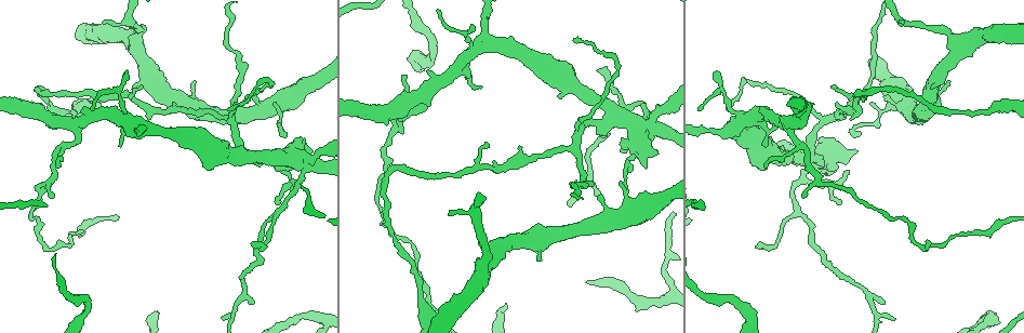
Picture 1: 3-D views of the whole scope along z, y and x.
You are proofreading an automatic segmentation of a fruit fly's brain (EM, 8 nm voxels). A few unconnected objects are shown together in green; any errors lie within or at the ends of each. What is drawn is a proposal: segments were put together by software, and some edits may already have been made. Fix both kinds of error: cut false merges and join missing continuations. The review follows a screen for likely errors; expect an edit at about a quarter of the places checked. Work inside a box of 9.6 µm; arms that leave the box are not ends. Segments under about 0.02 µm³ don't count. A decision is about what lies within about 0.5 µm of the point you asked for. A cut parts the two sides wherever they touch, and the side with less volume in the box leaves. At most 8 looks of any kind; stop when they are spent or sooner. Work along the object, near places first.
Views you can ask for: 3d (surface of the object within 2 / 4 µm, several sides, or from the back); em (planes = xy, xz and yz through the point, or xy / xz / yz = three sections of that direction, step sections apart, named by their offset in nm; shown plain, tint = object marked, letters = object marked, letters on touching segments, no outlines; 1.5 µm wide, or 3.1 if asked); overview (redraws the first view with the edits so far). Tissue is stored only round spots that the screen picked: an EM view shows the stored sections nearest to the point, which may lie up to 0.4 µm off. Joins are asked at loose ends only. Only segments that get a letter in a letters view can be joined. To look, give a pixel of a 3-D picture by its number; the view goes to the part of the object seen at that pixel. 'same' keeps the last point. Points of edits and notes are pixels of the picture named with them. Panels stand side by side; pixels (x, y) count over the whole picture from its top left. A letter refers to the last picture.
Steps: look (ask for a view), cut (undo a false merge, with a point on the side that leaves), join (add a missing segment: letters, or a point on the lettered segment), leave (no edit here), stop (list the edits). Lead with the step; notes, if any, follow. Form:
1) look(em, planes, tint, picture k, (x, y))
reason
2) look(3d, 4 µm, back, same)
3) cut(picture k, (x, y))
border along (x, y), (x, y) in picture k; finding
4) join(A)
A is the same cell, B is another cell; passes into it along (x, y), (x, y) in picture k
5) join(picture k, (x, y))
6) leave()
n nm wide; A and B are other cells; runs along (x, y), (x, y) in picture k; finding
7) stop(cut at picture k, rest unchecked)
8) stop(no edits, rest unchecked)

look(3d, 2 µm, picture 1, (421, 300))
sudden change in width

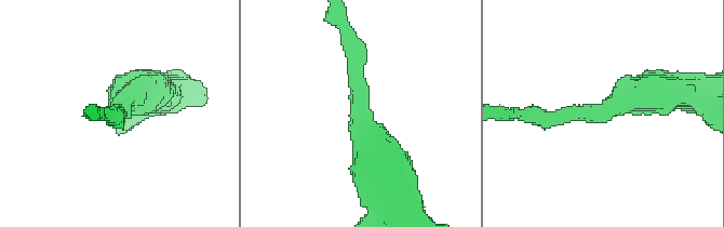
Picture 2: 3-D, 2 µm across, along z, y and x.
look(em, planes, tint, picture 2, (124, 108))
now the EM

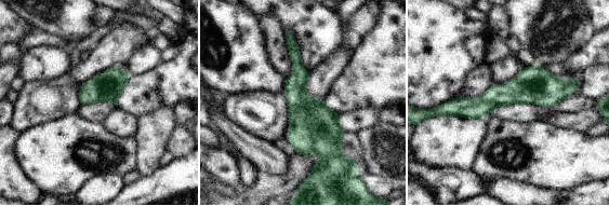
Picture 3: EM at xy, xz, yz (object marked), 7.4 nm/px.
look(em, planes, letters, same)
what lies round it

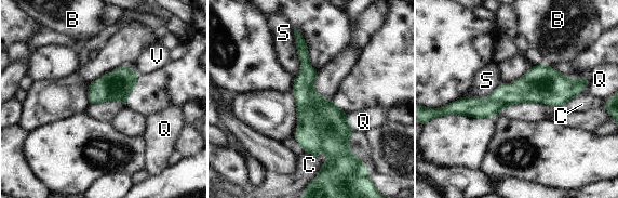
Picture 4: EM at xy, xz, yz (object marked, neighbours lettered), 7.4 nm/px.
leave()
B, C, Q, S and V are other cells; border along (293, 29), (300, 63), (296, 75) in picture 4; one neuron here

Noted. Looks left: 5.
look(3d, 2 µm, picture 1, (818, 139))
thick end

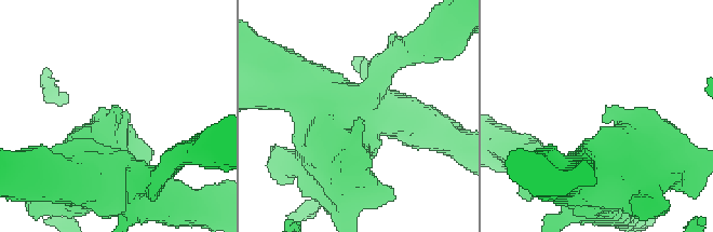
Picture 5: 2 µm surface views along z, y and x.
look(em, planes, letters, picture 5, (111, 108))

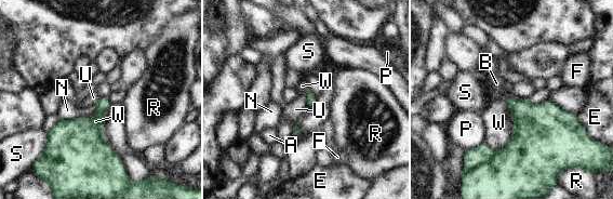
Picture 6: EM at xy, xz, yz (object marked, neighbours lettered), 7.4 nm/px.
cut(picture 6, (475, 157))
A, B, E, F, N, P, R, S, U and W are other cells; border along (494, 153), (489, 160), (478, 166) in picture 6; a second neuron is stuck on

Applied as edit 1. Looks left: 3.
look(overview)
redraw

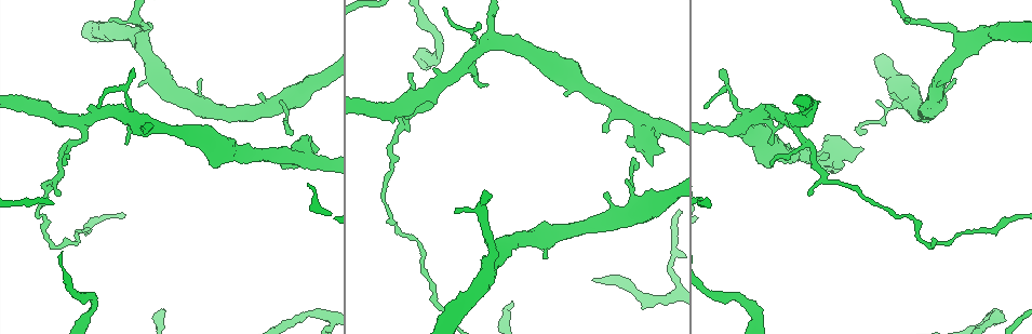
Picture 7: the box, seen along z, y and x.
look(em, yz, step 8, letters, picture 7, (936, 85))

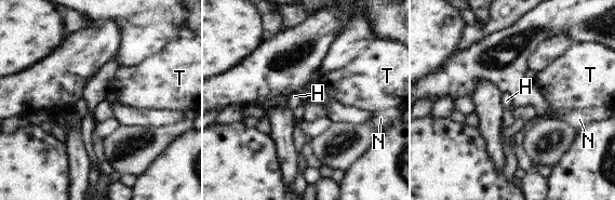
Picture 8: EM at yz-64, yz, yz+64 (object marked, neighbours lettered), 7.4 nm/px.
look(em, planes, letters, same)
cut it another way

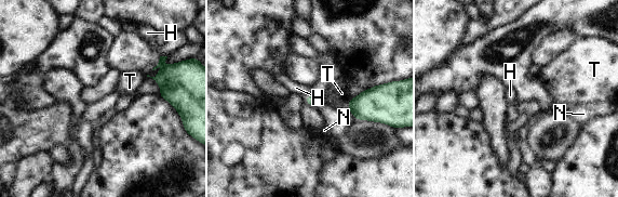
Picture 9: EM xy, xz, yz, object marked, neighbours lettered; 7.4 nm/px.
leave()
H, N and T are other cells; border along (310, 93), (306, 96) in picture 9; none of them fits

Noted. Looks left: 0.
stop(cut at picture 6, rest unchecked)

